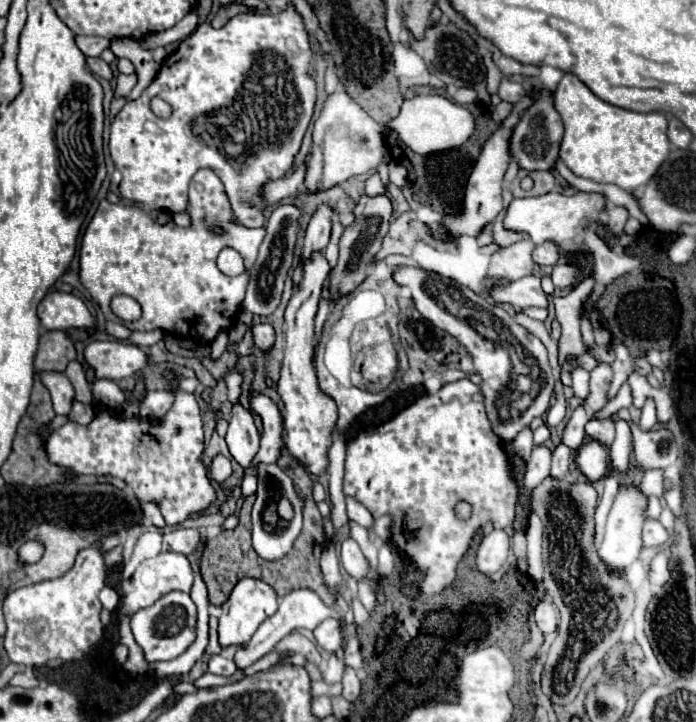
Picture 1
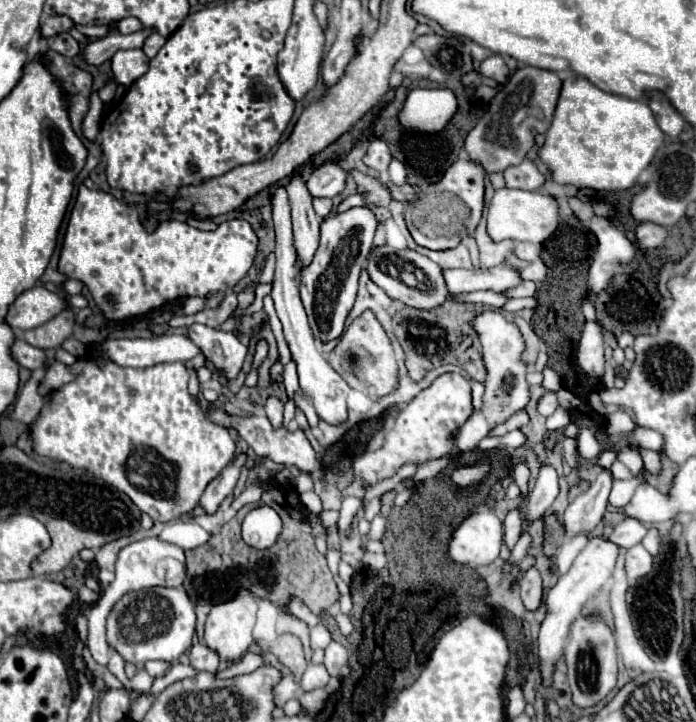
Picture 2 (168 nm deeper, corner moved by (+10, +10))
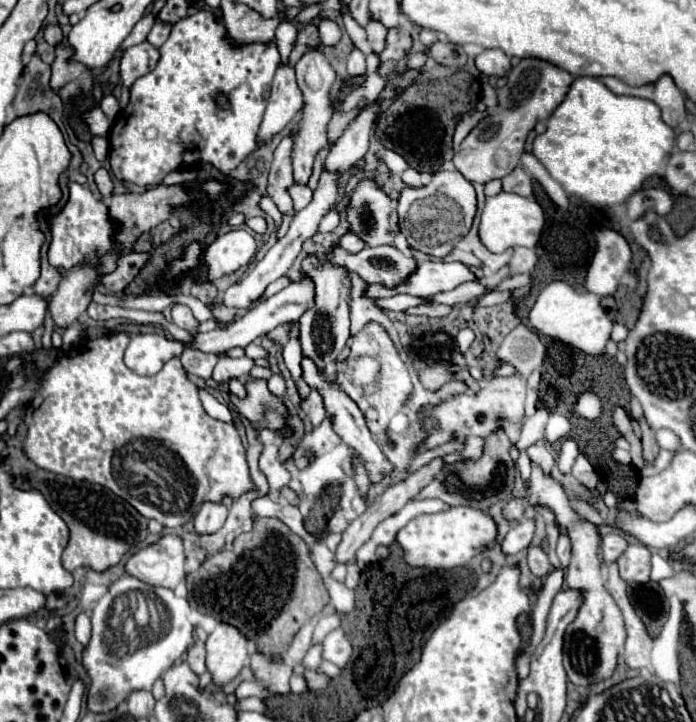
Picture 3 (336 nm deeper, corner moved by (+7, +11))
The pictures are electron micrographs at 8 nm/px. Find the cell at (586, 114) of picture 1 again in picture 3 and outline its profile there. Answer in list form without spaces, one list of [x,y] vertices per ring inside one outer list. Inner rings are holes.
[[[579,77],[569,87],[563,103],[549,117],[547,131],[535,137],[533,155],[545,165],[551,177],[563,185],[569,195],[577,195],[595,207],[607,207],[623,203],[643,185],[647,177],[657,173],[673,145],[673,129],[663,123],[661,111],[653,101],[629,95],[615,95],[599,79]]]

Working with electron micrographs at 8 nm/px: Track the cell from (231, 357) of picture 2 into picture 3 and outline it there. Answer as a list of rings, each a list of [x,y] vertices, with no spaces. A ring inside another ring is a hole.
[[[173,305],[173,323],[187,329],[189,333],[197,333],[197,327],[199,327],[199,321],[193,317],[187,305]]]

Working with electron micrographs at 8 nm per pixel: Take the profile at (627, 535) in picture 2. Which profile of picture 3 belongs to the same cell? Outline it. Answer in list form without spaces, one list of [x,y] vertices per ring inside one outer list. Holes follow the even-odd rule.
[[[609,533],[609,535],[605,535],[603,537],[603,543],[601,543],[605,563],[609,565],[609,563],[617,561],[623,555],[623,551],[627,549],[627,545],[629,543],[627,543],[627,539],[621,533]]]

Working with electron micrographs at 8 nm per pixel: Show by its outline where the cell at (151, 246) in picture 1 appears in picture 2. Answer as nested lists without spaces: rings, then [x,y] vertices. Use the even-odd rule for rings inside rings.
[[[78,188],[78,198],[72,208],[66,236],[60,250],[58,272],[68,278],[80,280],[90,292],[98,308],[110,320],[124,320],[146,314],[152,308],[160,308],[164,302],[184,296],[206,296],[214,290],[228,290],[250,270],[256,256],[258,238],[248,222],[224,222],[214,232],[192,228],[178,220],[160,222],[156,232],[148,234],[138,220],[132,204],[118,202],[112,194],[100,190]]]

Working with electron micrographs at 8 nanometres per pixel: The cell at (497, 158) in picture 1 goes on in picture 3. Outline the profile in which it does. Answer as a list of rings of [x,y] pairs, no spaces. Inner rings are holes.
[[[457,169],[437,171],[431,177],[431,183],[425,187],[405,187],[399,197],[399,225],[405,229],[407,243],[413,249],[419,249],[429,255],[445,257],[451,253],[455,243],[463,239],[477,213],[477,195],[471,181],[467,181]]]

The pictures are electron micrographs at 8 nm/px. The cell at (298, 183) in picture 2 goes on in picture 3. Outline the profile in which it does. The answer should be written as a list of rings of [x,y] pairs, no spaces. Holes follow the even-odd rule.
[[[321,51],[305,53],[299,59],[299,63],[295,65],[295,71],[297,71],[297,83],[299,83],[303,97],[305,97],[305,107],[303,107],[303,119],[297,127],[297,139],[295,139],[295,145],[293,145],[293,177],[295,177],[297,185],[307,185],[307,181],[313,173],[315,155],[327,143],[327,123],[333,115],[331,87],[337,81],[337,75],[335,75],[335,71],[331,69],[331,65],[327,63],[327,59],[323,57]]]

